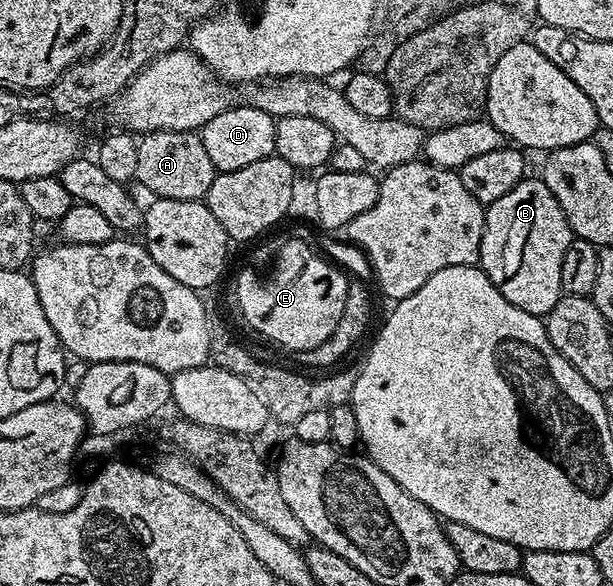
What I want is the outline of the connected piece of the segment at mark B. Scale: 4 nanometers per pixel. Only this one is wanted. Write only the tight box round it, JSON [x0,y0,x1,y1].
[478,178,572,316]

